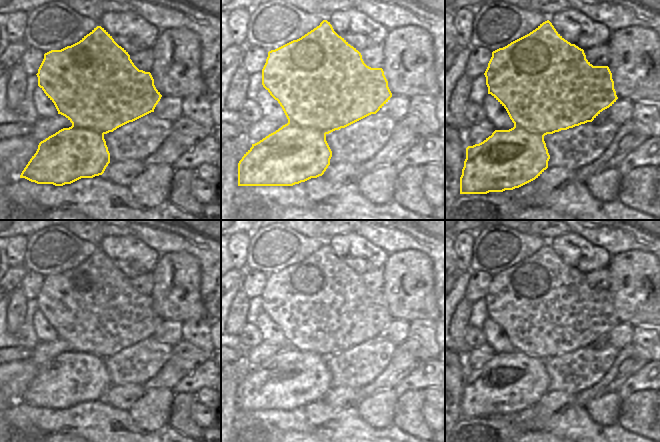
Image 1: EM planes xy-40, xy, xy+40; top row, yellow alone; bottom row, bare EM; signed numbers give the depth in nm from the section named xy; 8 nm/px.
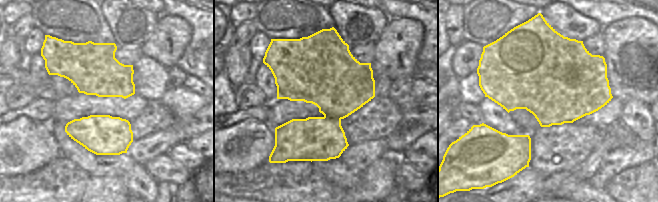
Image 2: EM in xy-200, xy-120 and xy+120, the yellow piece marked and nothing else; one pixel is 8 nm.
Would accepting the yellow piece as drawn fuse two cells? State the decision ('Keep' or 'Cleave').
Cleave

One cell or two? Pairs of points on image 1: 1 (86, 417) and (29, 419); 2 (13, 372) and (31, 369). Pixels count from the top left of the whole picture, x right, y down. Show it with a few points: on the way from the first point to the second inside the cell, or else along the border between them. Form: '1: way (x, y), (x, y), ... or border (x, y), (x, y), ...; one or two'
1: way (72, 419), (43, 419); one
2: way (17, 372), (27, 370); one

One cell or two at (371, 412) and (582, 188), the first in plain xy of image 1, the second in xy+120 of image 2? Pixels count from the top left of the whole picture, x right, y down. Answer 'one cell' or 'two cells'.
two cells

